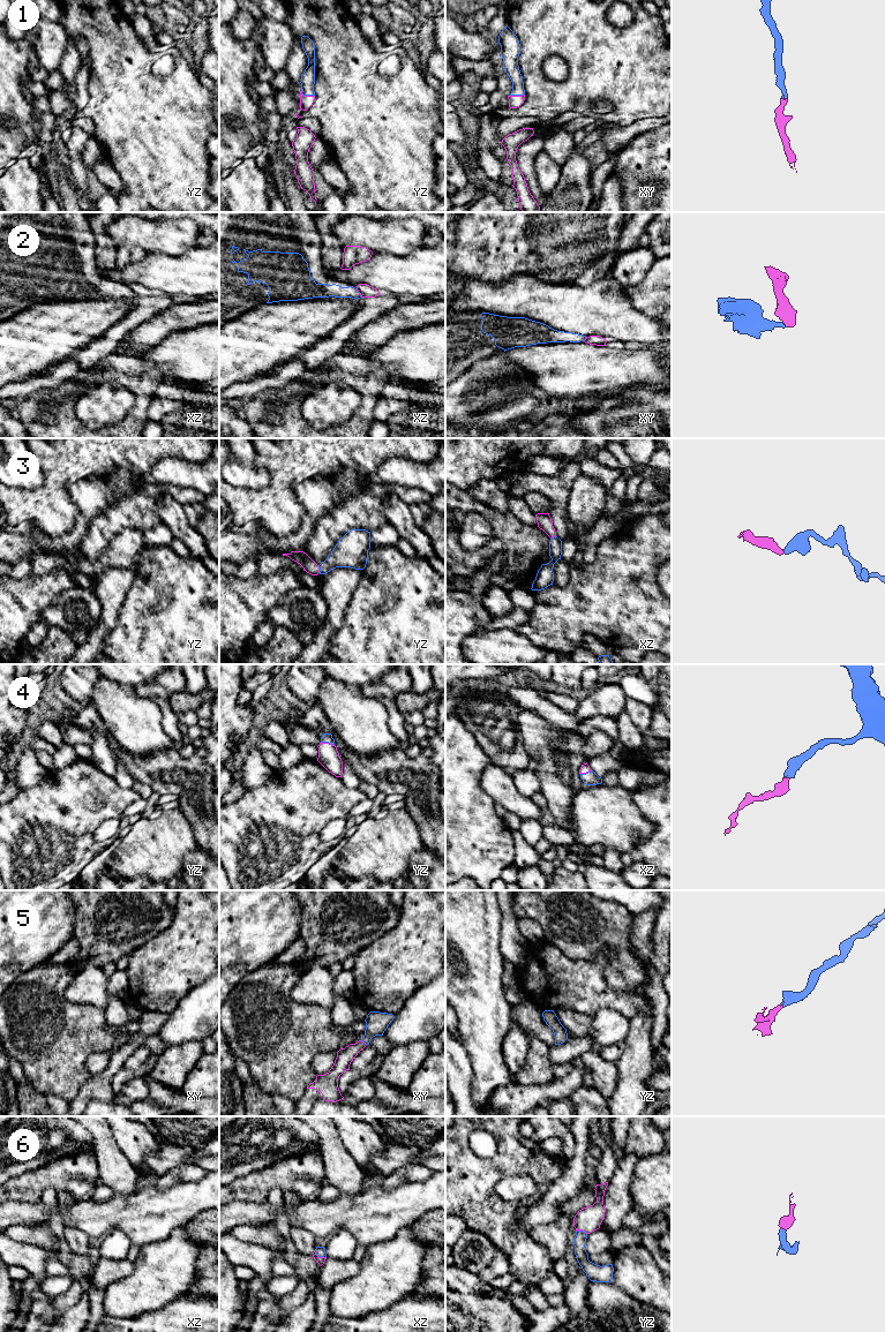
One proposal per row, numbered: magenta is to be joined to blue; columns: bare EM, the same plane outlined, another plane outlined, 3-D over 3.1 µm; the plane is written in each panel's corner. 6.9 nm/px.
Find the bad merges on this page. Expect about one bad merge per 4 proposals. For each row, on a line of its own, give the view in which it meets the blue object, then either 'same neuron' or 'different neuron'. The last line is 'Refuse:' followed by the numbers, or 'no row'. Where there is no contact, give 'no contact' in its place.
1: meets blue in yz; same neuron
2: meets blue in xz; different neuron
3: meets blue in yz; same neuron
4: meets blue in yz; same neuron
5: meets blue in xy; same neuron
6: meets blue in xz; same neuron
Refuse: 2

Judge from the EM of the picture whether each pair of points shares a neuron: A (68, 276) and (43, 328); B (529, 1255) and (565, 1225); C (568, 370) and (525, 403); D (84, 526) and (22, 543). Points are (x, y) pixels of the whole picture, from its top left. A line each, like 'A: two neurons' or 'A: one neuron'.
A: two neurons
B: two neurons
C: two neurons
D: one neuron

